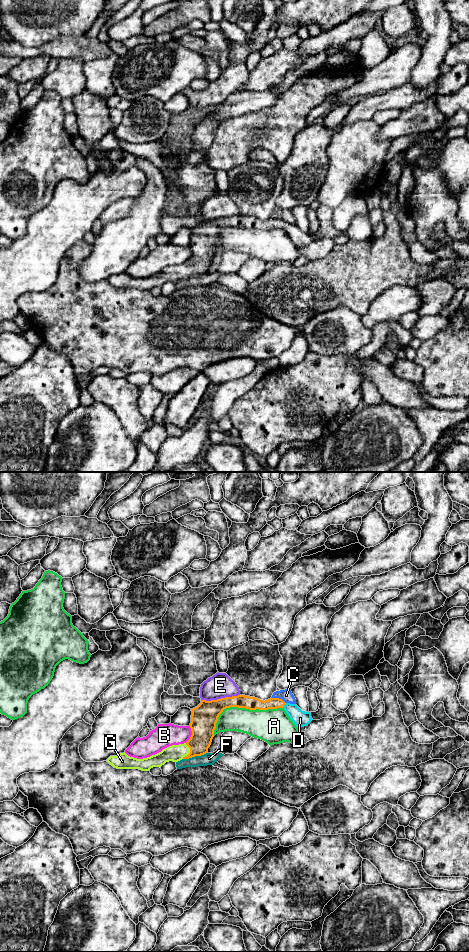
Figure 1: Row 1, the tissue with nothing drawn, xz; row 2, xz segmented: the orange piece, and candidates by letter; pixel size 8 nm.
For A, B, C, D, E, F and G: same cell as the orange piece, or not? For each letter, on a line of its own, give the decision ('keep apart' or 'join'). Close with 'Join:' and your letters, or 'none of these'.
A: keep apart
B: keep apart
C: keep apart
D: join
E: keep apart
F: keep apart
G: join
Join: D, G

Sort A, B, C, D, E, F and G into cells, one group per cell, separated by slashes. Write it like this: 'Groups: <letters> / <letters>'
Groups: A / B / C / D G / E / F

